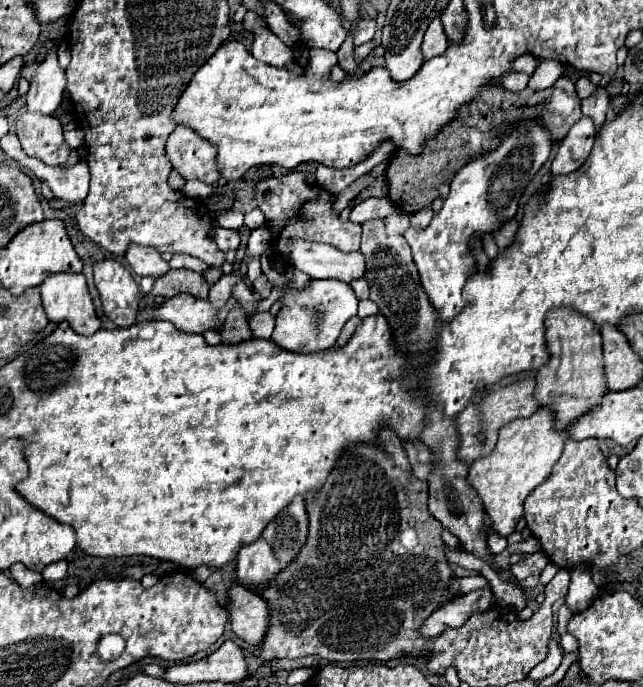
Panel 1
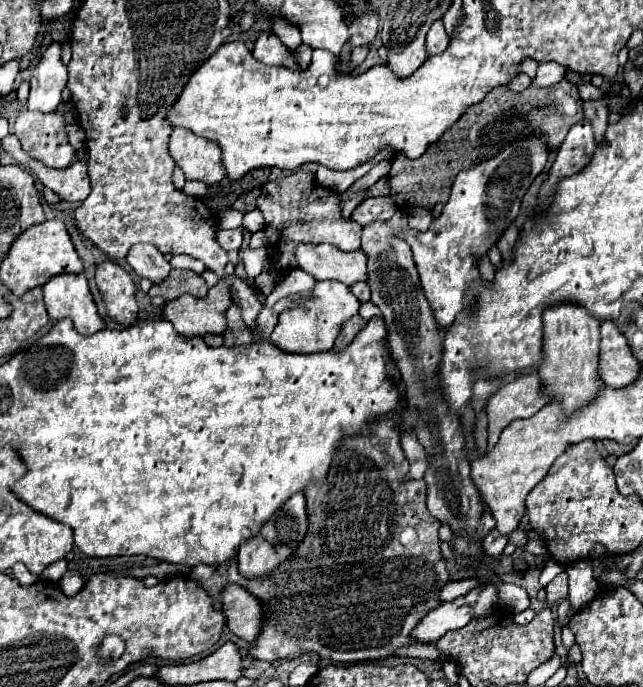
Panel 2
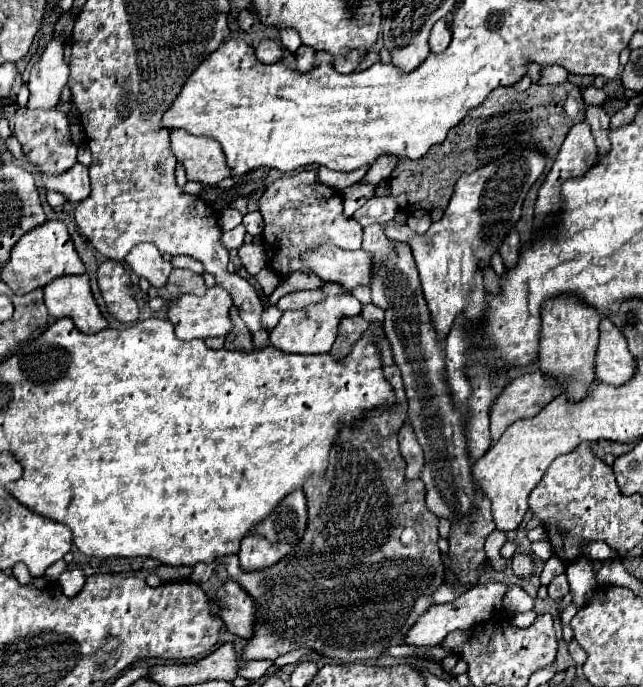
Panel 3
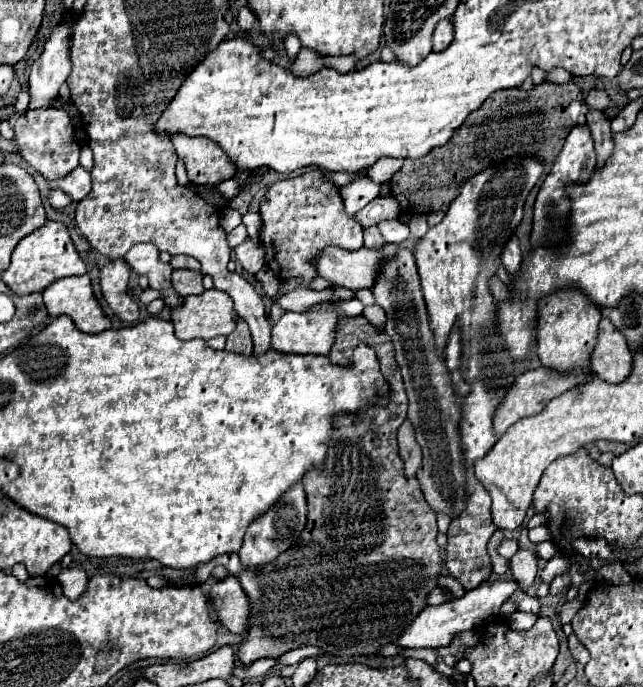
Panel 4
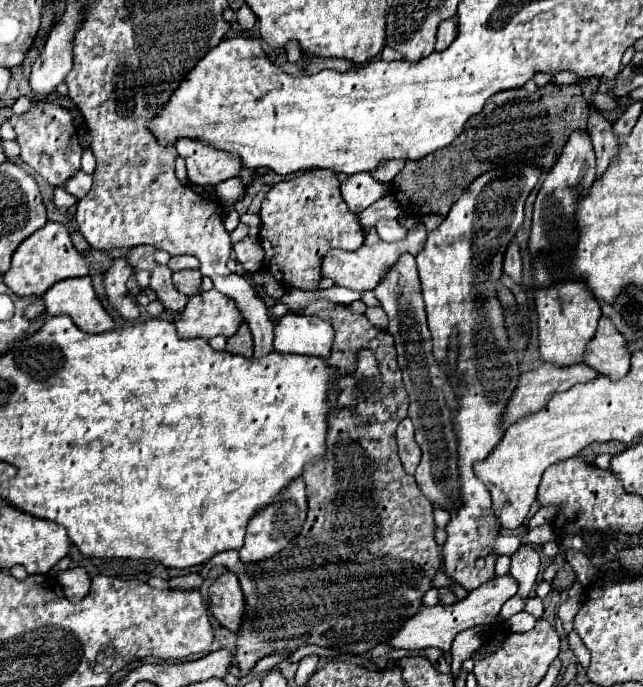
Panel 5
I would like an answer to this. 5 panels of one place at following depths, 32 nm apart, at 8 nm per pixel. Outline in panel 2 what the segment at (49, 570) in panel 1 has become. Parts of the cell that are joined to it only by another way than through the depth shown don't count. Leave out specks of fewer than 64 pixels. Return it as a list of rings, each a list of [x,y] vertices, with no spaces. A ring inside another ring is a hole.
[[[60,560],[60,562],[54,562],[50,564],[44,572],[42,572],[42,578],[44,580],[50,580],[50,582],[58,582],[64,574],[66,574],[66,560]]]

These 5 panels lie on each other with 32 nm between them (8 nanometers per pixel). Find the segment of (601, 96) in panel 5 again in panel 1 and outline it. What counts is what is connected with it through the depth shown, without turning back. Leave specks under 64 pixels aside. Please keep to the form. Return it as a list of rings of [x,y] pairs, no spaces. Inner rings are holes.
[[[580,76],[580,78],[576,78],[576,92],[580,98],[586,98],[594,92],[594,84],[586,76]]]

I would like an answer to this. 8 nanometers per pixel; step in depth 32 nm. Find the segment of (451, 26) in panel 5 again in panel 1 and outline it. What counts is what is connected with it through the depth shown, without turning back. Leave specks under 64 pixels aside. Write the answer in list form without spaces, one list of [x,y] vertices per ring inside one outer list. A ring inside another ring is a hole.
[[[434,18],[426,30],[426,36],[424,36],[424,42],[422,42],[422,54],[424,54],[424,60],[430,60],[434,56],[440,56],[444,50],[448,48],[448,40],[446,40],[446,34],[442,30],[442,22],[438,18]]]

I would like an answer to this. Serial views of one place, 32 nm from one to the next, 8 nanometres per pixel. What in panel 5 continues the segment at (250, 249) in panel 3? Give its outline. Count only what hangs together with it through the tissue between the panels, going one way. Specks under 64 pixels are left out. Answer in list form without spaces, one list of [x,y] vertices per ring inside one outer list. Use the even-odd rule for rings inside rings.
[[[246,236],[242,242],[234,244],[234,254],[236,254],[236,260],[244,266],[246,272],[254,274],[262,268],[264,252],[262,252],[258,236]]]

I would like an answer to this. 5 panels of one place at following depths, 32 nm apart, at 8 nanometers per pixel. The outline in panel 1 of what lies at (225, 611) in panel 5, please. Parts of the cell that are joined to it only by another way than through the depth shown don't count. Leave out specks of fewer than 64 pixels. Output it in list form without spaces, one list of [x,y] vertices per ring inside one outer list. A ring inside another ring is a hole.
[[[232,586],[228,600],[234,634],[252,646],[262,644],[262,640],[266,638],[266,628],[270,626],[270,608],[266,600],[242,586]]]

